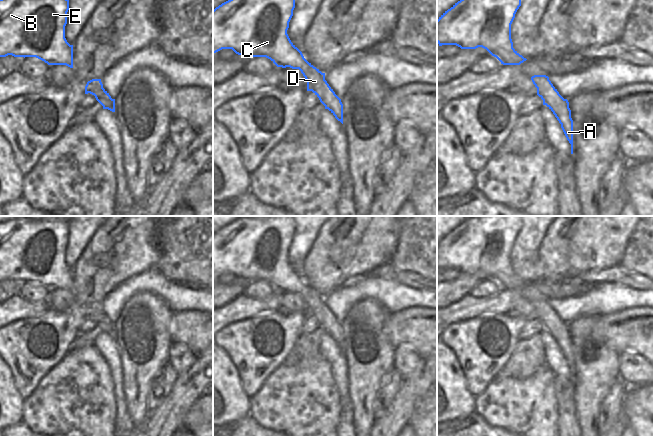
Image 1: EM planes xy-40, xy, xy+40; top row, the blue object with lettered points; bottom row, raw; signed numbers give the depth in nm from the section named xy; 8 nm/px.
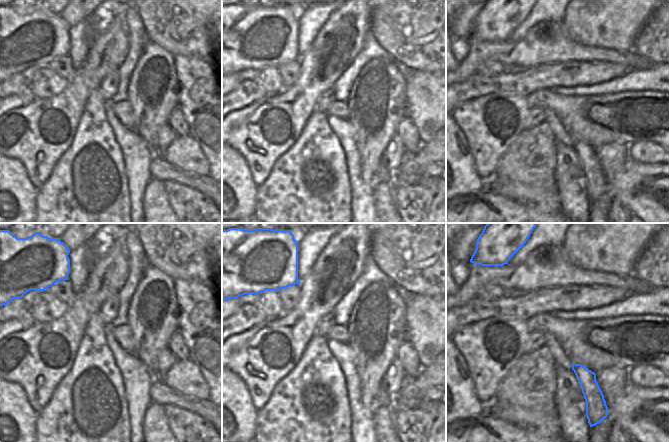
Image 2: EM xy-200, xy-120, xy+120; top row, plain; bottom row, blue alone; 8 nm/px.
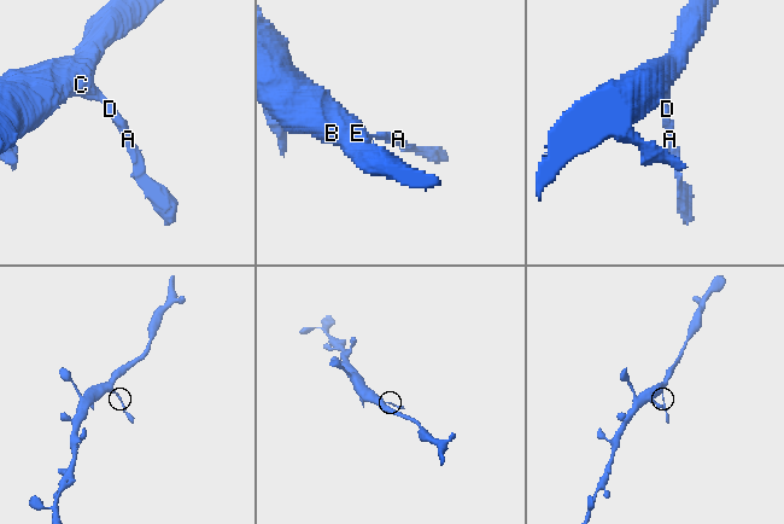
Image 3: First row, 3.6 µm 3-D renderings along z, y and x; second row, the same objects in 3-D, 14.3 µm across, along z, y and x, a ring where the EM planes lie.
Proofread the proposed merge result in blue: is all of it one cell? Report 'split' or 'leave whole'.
split

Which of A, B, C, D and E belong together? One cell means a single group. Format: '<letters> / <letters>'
A D / B C E

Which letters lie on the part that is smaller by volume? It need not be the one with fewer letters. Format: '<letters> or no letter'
A, D

